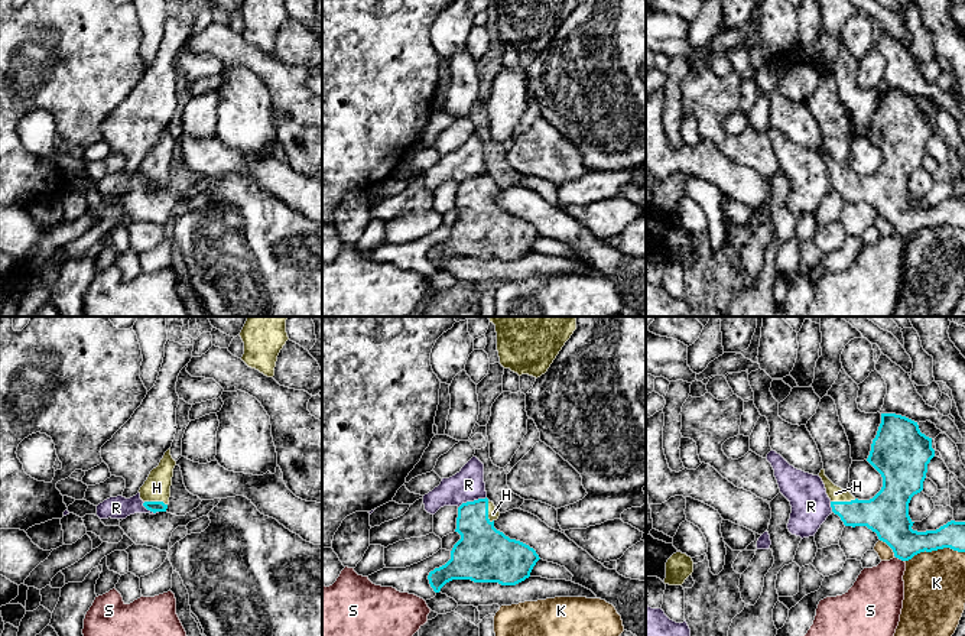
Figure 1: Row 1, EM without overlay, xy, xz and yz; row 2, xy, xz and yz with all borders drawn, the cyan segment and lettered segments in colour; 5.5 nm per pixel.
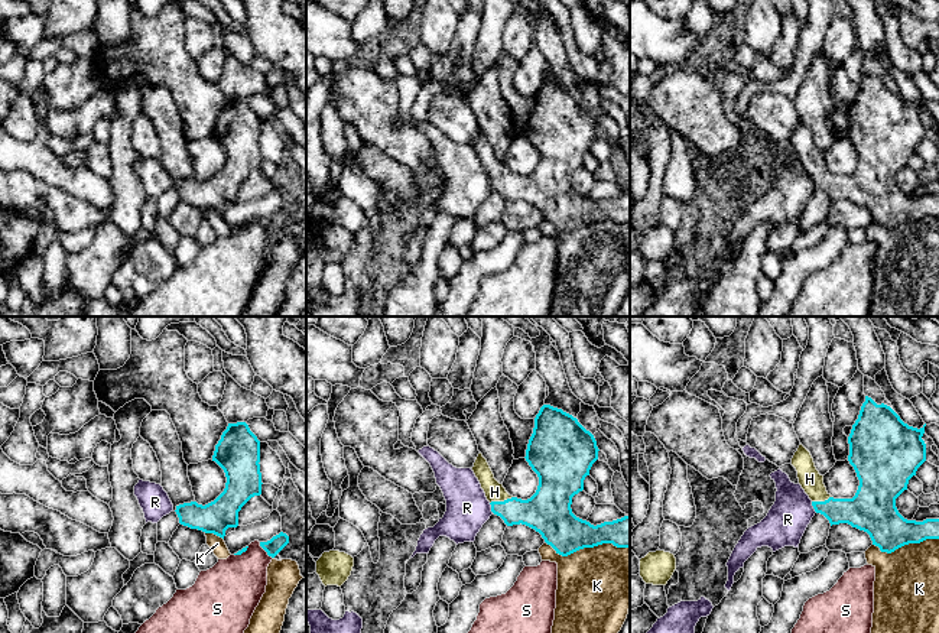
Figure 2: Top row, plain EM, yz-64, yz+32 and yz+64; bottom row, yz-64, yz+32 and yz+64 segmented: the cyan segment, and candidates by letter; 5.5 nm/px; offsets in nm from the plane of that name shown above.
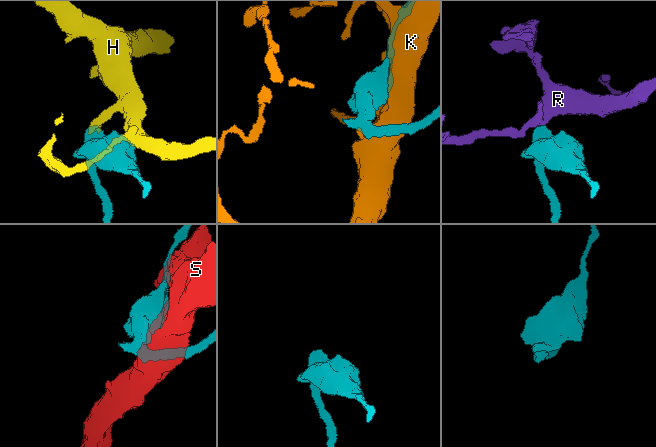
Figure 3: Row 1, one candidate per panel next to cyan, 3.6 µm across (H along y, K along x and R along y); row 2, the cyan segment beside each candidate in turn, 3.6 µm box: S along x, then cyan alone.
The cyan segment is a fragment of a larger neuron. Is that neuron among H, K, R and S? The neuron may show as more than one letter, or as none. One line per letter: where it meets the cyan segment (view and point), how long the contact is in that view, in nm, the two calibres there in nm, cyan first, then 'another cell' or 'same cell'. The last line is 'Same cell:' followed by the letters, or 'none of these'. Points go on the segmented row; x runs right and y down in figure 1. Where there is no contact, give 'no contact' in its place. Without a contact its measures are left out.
H: xz (487, 512) | 130 nm | 320/60 nm | same cell
K: yz (933, 549) | 340 nm | 190/340 nm | another cell
R: xz (471, 502) | 170 nm | 240/180 nm | another cell
S: yz (899, 558) | 70 nm | 240/300 nm | another cell
Same cell: H

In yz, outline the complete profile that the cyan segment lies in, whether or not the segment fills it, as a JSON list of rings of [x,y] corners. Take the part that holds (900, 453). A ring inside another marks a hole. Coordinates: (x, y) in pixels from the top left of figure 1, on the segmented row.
[[[881,413],[867,461],[881,474],[883,487],[870,500],[858,500],[835,486],[822,468],[831,507],[845,526],[867,526],[886,542],[901,561],[920,552],[951,548],[965,552],[965,522],[951,520],[936,530],[913,530],[909,516],[912,497],[923,490],[927,464],[935,457],[932,438],[920,432],[917,422],[896,413]]]

